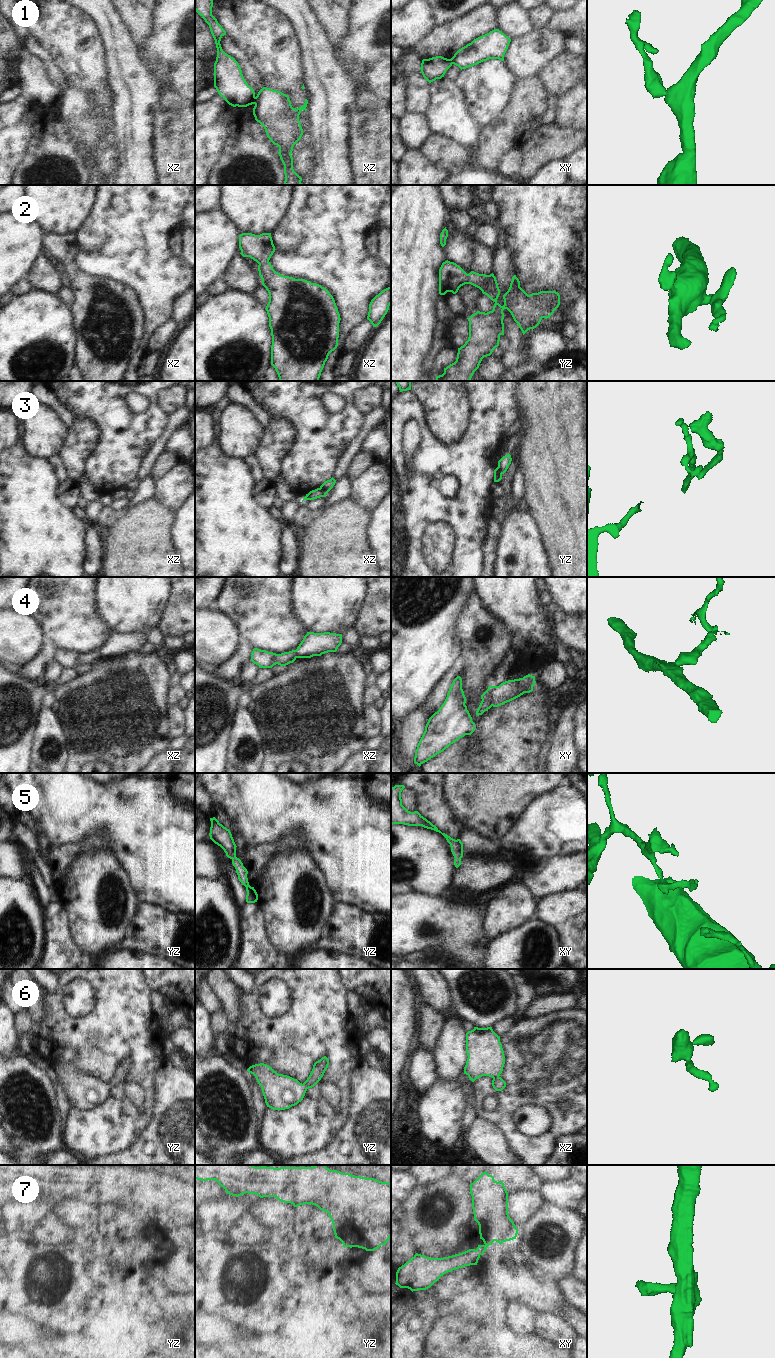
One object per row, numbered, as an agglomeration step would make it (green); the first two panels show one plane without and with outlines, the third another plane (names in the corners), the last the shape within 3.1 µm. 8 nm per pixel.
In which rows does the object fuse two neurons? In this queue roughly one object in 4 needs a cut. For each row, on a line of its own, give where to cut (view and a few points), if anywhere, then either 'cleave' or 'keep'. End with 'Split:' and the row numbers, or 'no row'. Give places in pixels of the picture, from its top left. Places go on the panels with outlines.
1: xz (254, 97), (255, 103) | cleave
2: no cut | keep
3: xz (320, 487), (326, 493) | cleave
4: xy (493, 686), (490, 692), (491, 705) | cleave
5: no cut | keep
6: no cut | keep
7: xy (485, 1244), (487, 1246) | cleave
Split: 1, 3, 4, 7

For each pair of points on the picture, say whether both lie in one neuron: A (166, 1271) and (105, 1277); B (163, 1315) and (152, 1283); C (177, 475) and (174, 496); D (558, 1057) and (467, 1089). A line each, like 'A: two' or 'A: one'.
A: two
B: two
C: one
D: two

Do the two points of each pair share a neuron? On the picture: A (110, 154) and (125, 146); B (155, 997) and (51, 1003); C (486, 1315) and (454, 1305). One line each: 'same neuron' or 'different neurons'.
A: different neurons
B: different neurons
C: same neuron

